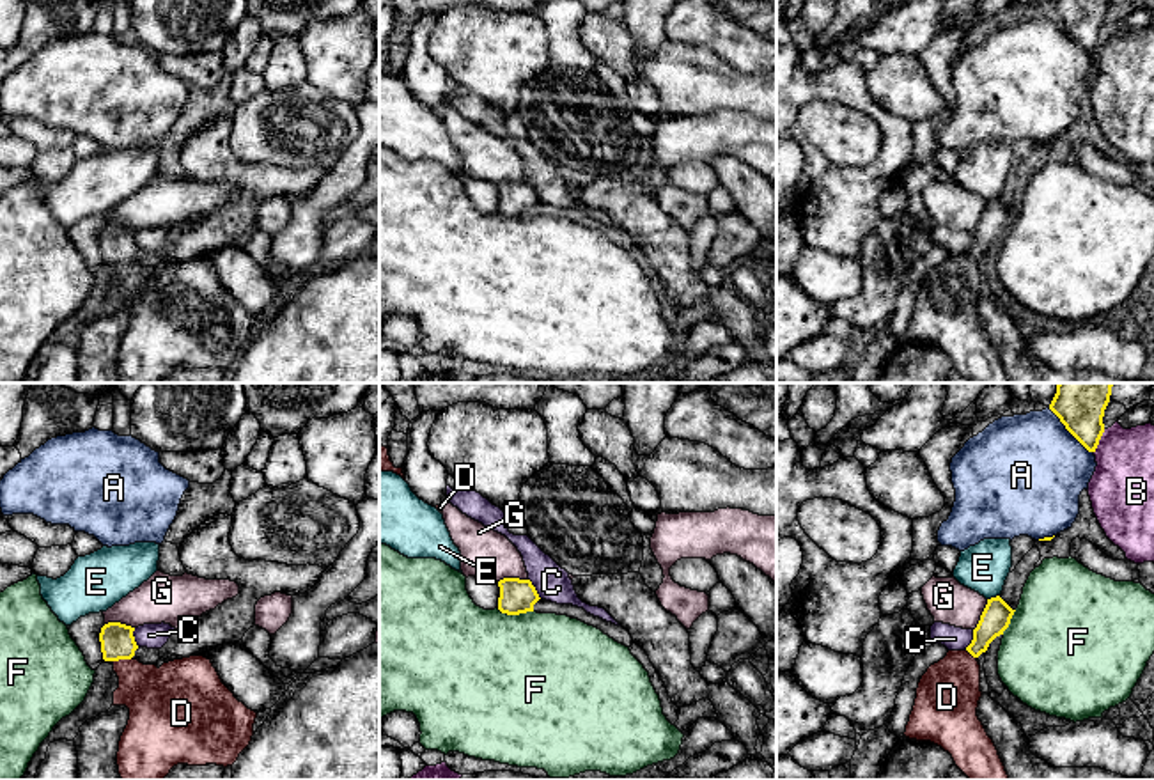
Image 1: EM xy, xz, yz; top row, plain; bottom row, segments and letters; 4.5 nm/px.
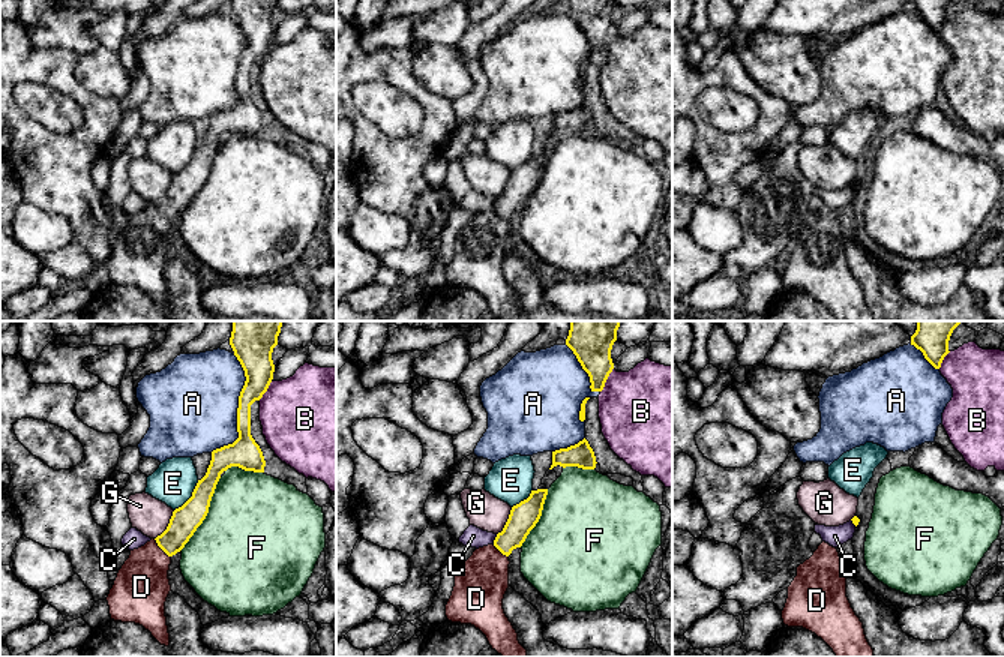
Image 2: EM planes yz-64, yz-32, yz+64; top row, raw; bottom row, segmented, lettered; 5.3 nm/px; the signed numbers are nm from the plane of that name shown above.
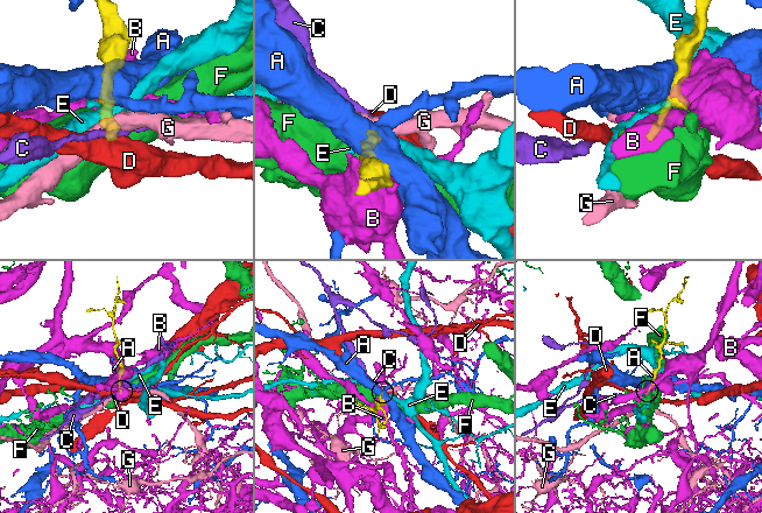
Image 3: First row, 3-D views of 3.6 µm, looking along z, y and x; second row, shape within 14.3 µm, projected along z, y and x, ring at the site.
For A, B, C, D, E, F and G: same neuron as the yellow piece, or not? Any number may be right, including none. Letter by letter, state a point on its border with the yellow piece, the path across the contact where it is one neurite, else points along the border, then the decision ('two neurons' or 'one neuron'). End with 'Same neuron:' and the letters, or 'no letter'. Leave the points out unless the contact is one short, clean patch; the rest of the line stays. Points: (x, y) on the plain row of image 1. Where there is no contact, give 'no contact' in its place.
A: meets yellow in yz at (1069, 34); two neurons
B: meets yellow in yz at (1098, 45); two neurons
C: meets yellow in yz at (972, 243); border along yz (974, 233), (974, 241), (965, 252); two neurons
D: meets yellow in xy at (121, 261); runs through xy (117, 245), (121, 261), (158, 302); one neuron
E: meets yellow in yz at (993, 201); border along yz (998, 197), (988, 202); two neurons
F: meets yellow in xz at (514, 217); two neurons
G: meets yellow in yz at (981, 218); border along yz (988, 202), (974, 233); two neurons
Same neuron: D

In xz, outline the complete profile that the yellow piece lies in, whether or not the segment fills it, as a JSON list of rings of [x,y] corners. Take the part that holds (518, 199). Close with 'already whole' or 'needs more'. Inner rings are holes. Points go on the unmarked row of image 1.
[[[503,181],[498,190],[498,213],[507,218],[534,214],[534,207],[541,202],[530,183]]]; already whole

